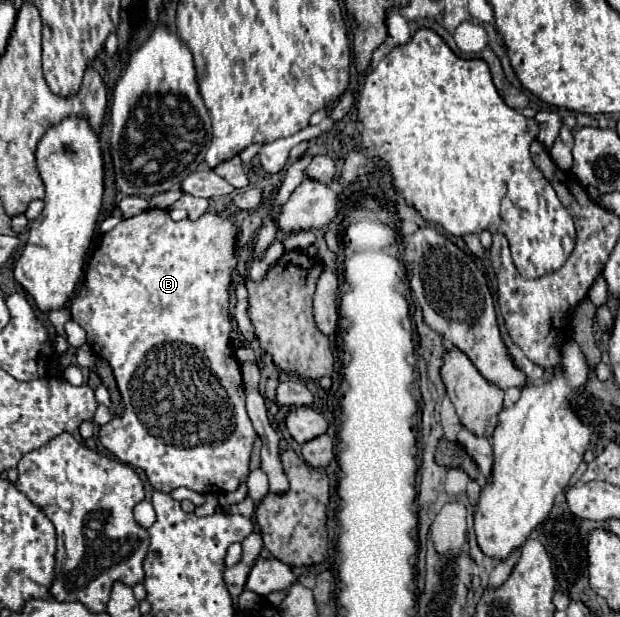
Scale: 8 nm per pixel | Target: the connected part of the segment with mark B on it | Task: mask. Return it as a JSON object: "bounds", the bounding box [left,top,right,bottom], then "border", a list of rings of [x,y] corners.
{"bounds":[70,210,256,494],"border":[[[146,210],[138,216],[124,218],[116,228],[110,232],[102,234],[102,240],[98,248],[92,252],[92,258],[88,262],[86,278],[80,288],[80,292],[74,296],[70,302],[70,312],[72,320],[76,320],[88,334],[88,344],[90,348],[108,360],[114,378],[118,382],[118,390],[122,394],[124,402],[124,414],[120,418],[112,418],[106,426],[100,428],[98,442],[102,448],[112,452],[118,460],[132,464],[134,468],[140,468],[146,476],[148,482],[160,490],[160,492],[172,492],[174,488],[186,486],[198,494],[222,494],[222,492],[234,492],[242,482],[248,480],[248,462],[250,462],[250,452],[256,440],[256,432],[252,428],[252,422],[246,414],[244,408],[244,386],[242,386],[242,372],[240,364],[230,348],[230,332],[232,332],[232,318],[228,312],[230,306],[230,284],[232,284],[232,274],[238,264],[238,252],[236,252],[236,238],[238,238],[238,226],[222,218],[218,214],[202,214],[198,220],[180,220],[174,222],[166,210]]]}

